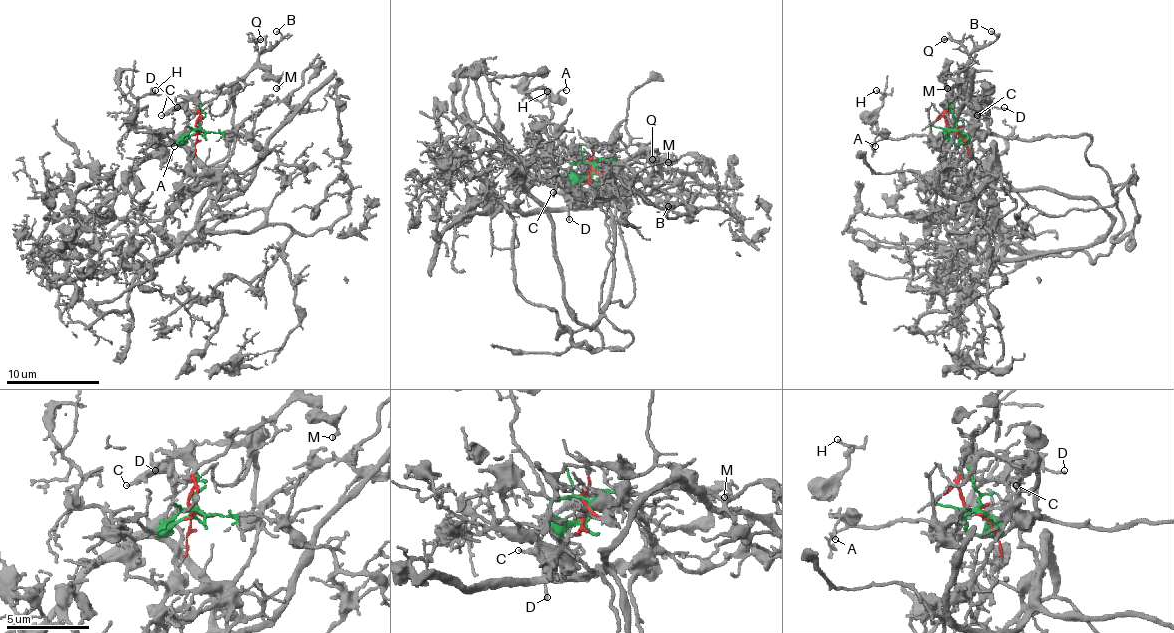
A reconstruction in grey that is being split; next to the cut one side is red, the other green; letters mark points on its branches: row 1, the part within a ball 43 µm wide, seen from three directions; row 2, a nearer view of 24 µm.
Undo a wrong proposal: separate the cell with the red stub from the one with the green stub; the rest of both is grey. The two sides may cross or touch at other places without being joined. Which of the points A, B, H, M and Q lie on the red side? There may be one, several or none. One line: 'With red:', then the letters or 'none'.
With red: B, M, Q

